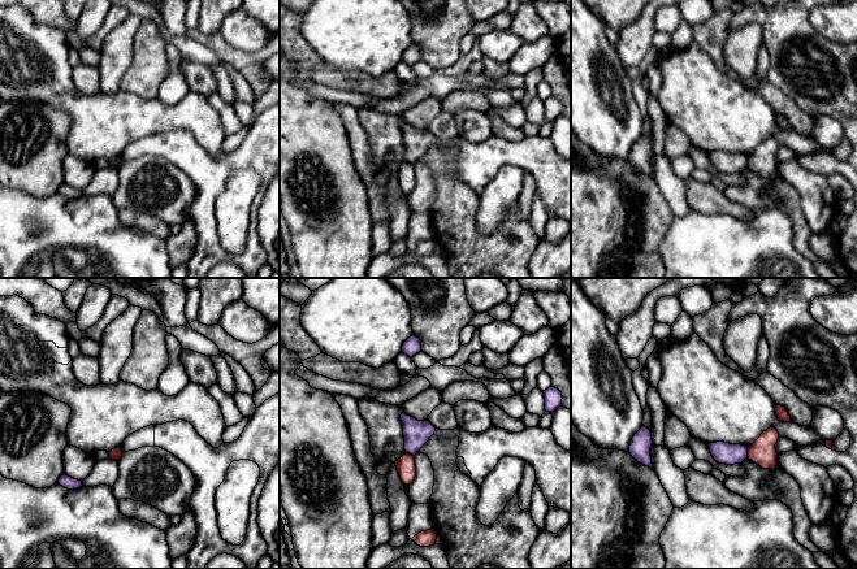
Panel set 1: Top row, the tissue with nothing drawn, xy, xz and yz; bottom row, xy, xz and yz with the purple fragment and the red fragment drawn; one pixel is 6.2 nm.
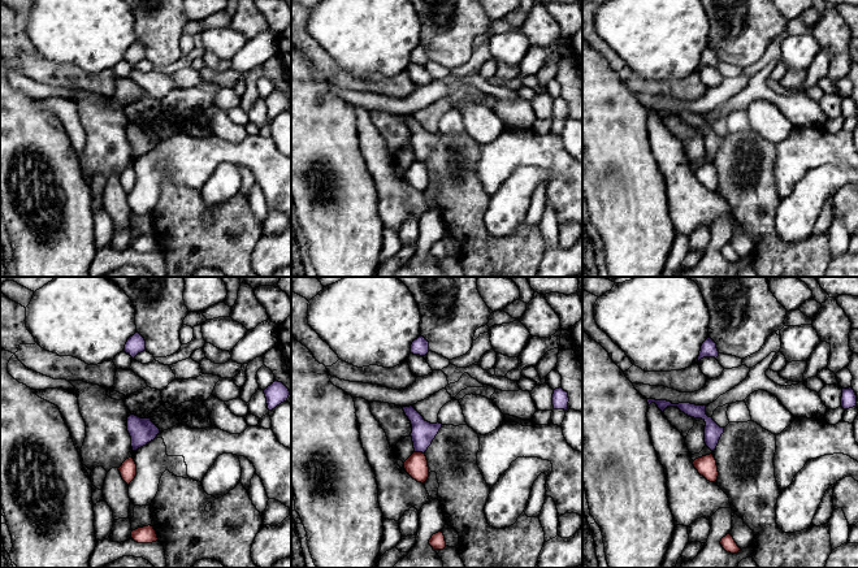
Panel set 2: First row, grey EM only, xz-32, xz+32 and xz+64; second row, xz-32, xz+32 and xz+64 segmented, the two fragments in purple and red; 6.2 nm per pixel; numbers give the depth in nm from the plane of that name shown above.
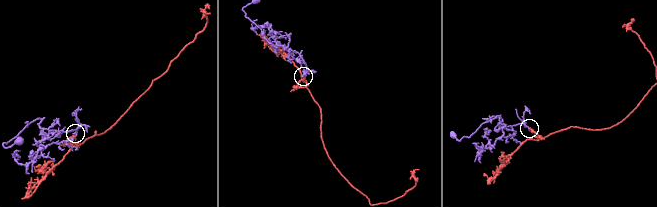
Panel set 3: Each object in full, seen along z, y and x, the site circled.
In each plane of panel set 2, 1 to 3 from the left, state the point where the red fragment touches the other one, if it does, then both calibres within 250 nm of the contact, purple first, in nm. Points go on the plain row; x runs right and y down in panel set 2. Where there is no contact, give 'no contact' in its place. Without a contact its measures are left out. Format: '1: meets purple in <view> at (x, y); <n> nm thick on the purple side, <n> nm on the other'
1: no contact
2: meets purple in xz+32 at (419, 160); 140 nm thick on the purple side, 140 nm on the other
3: no contact

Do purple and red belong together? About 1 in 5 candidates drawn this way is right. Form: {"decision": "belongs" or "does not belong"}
{"decision": "does not belong"}

